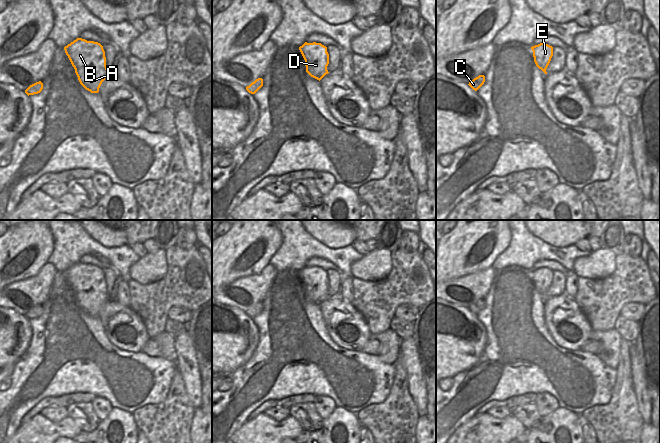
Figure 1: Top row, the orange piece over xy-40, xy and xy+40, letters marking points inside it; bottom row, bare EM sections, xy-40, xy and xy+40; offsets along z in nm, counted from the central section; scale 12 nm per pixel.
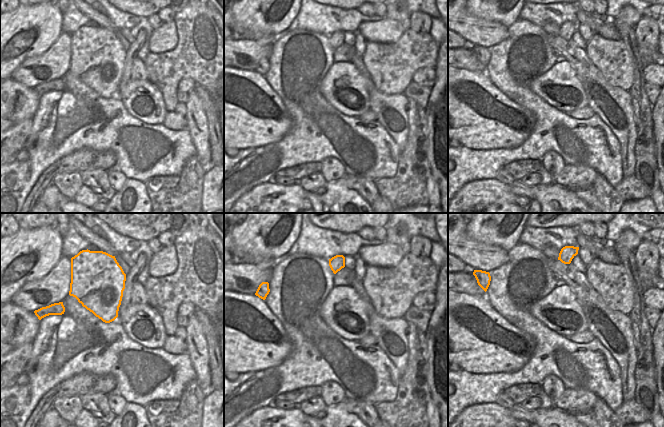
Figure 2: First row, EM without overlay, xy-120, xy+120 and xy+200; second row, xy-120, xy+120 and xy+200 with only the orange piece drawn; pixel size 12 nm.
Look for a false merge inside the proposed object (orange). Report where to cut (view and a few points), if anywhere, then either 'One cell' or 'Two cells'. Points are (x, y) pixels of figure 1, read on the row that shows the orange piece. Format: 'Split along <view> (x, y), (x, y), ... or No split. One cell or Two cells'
Split along xy (262, 83), (258, 88), (250, 92). Two cells.

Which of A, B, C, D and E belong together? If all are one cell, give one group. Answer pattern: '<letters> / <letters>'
A B D E / C

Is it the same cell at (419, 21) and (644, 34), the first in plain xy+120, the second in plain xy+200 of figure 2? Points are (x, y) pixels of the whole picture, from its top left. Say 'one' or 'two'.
one

